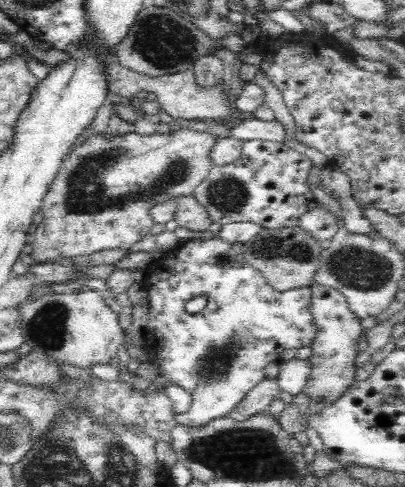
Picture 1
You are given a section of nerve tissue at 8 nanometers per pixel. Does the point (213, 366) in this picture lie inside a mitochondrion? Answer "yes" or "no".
yes

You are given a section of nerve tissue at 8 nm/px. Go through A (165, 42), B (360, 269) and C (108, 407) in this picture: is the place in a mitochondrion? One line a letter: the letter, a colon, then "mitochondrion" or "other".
A: mitochondrion
B: mitochondrion
C: mitochondrion

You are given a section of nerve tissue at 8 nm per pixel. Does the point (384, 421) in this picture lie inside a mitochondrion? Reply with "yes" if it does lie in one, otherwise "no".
no

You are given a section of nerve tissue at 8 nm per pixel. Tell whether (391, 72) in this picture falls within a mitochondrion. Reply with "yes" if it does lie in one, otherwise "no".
no

